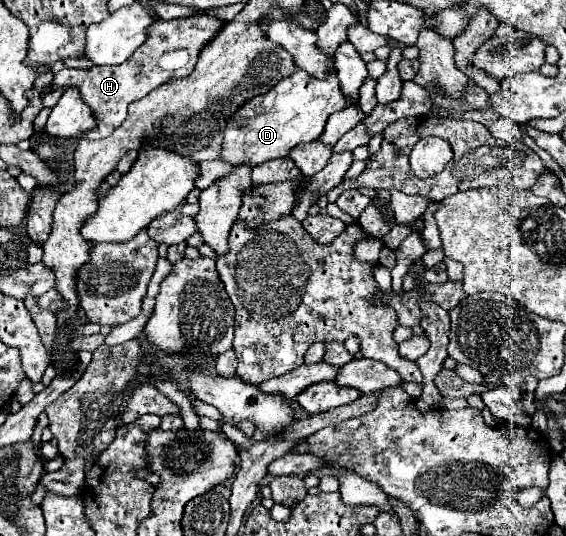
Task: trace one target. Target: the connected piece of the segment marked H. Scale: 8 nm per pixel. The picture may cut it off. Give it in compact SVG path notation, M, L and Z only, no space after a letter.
M177 18L177 20L159 20L155 24L151 24L147 28L147 40L119 66L93 66L93 68L63 68L61 72L55 74L51 86L47 88L47 92L51 88L67 88L67 86L79 86L81 90L81 97L83 101L91 106L91 110L95 112L95 118L97 118L97 126L95 130L87 130L83 132L79 138L106 138L109 136L117 126L121 126L121 122L127 118L127 106L143 96L147 96L151 90L171 82L171 80L177 80L177 78L185 78L191 74L191 70L195 70L195 64L197 64L197 56L201 52L201 48L217 36L217 32L221 30L221 22L215 20L215 18Z

